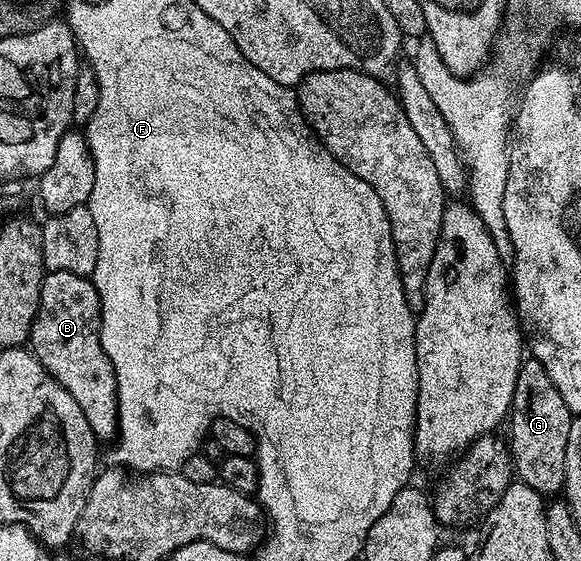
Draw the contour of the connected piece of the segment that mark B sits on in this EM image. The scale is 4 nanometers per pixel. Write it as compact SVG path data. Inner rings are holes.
M68 272L44 275L39 309L29 337L30 351L47 373L69 390L77 406L81 406L81 414L85 414L85 422L89 422L93 434L100 441L110 441L119 430L119 387L113 374L113 362L109 362L101 346L100 326L101 302L88 277Z

